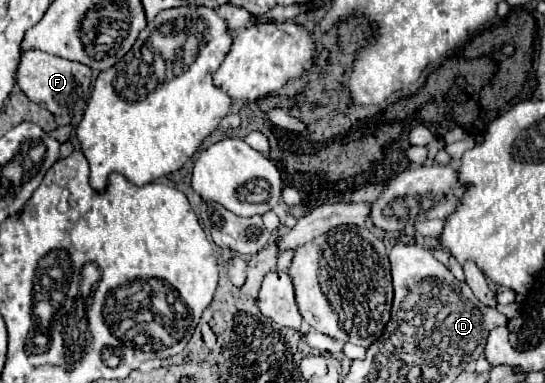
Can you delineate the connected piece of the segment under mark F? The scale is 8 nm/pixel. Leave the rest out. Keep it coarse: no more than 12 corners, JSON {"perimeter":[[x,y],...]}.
{"perimeter":[[25,50],[17,84],[57,118],[87,106],[91,68]]}

